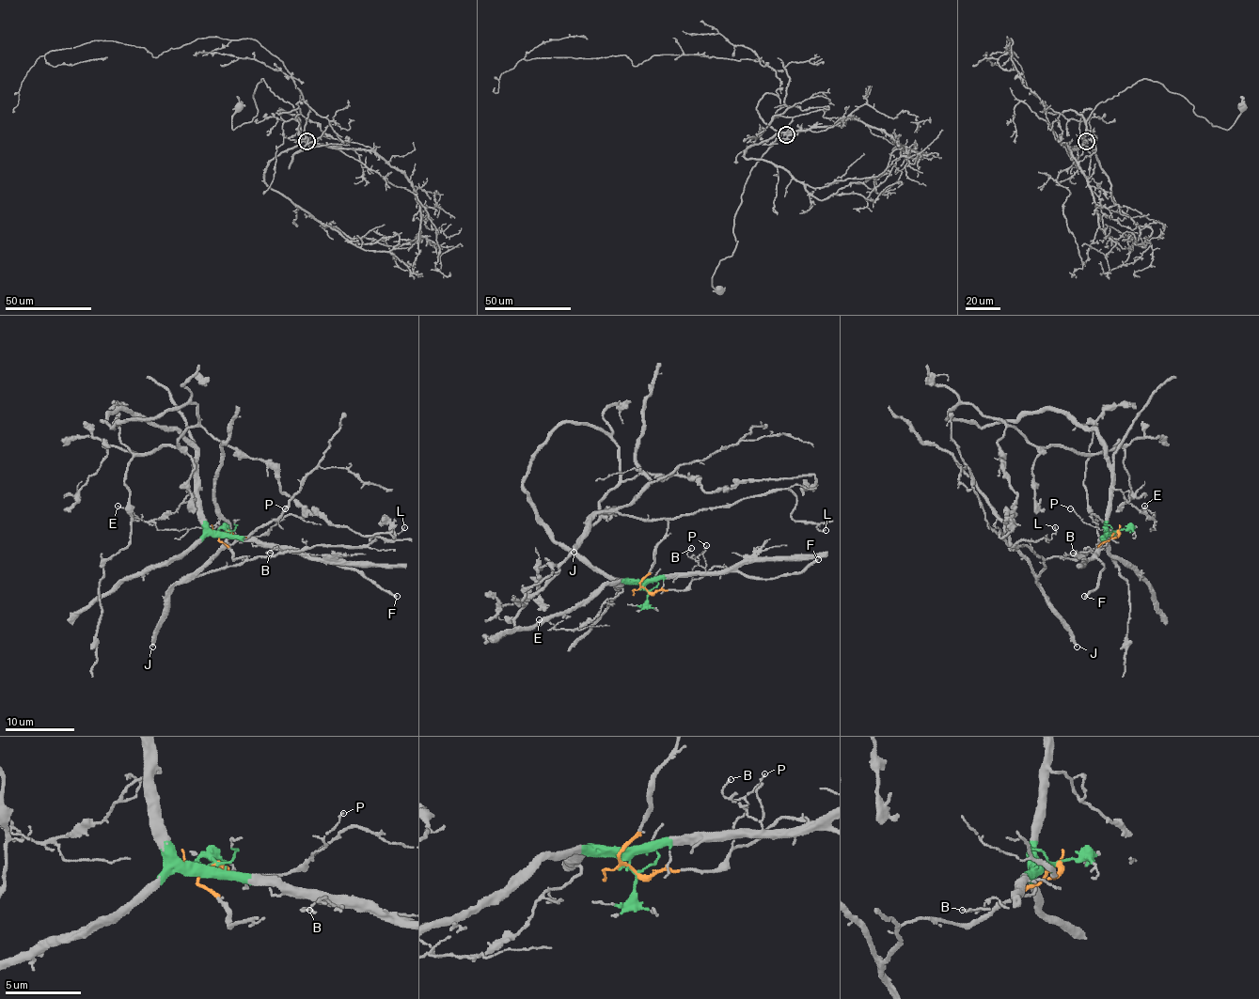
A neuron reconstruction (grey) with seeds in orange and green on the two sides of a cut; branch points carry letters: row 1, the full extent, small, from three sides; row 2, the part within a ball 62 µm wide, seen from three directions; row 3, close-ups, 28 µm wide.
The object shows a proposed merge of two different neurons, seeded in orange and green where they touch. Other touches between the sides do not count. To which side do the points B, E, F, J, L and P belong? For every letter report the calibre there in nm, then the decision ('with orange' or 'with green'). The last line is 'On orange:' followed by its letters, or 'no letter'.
B: calibre 110 nm; with green
E: calibre 130 nm; with green
F: calibre 260 nm; with green
J: calibre 280 nm; with orange
L: calibre 100 nm; with orange
P: calibre 100 nm; with orange
On orange: J, L, P

